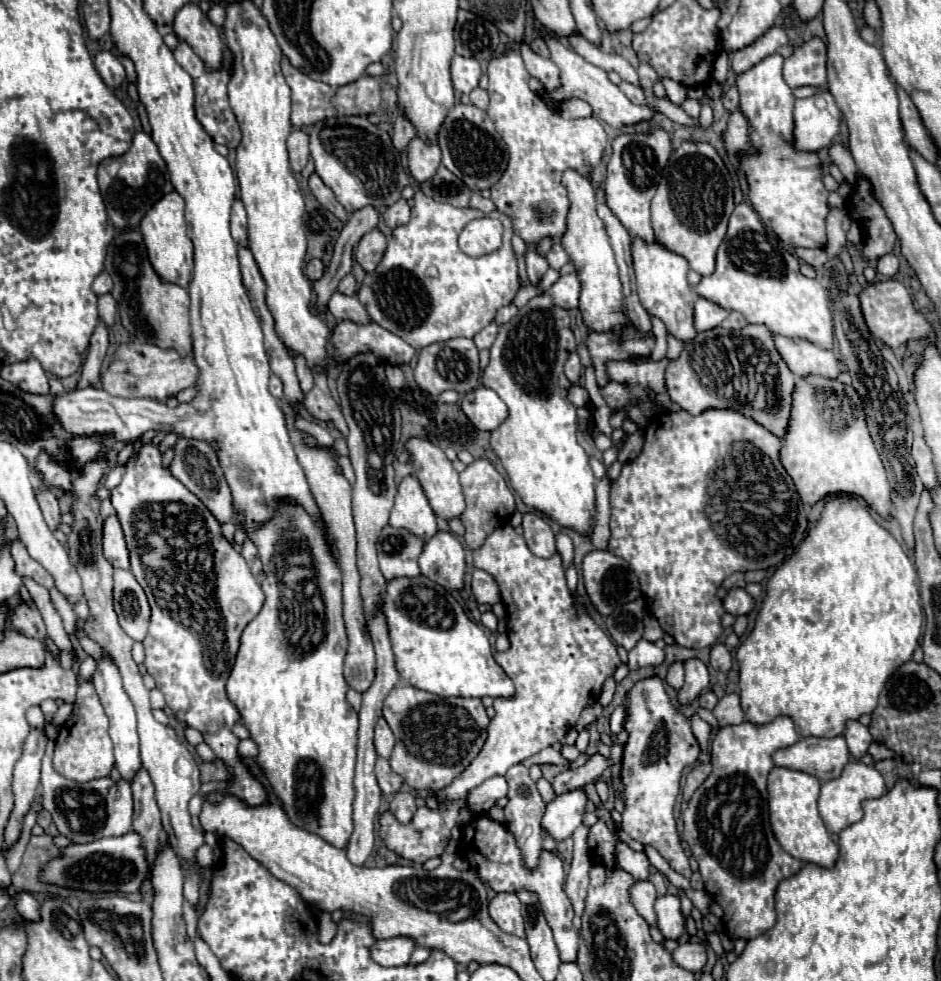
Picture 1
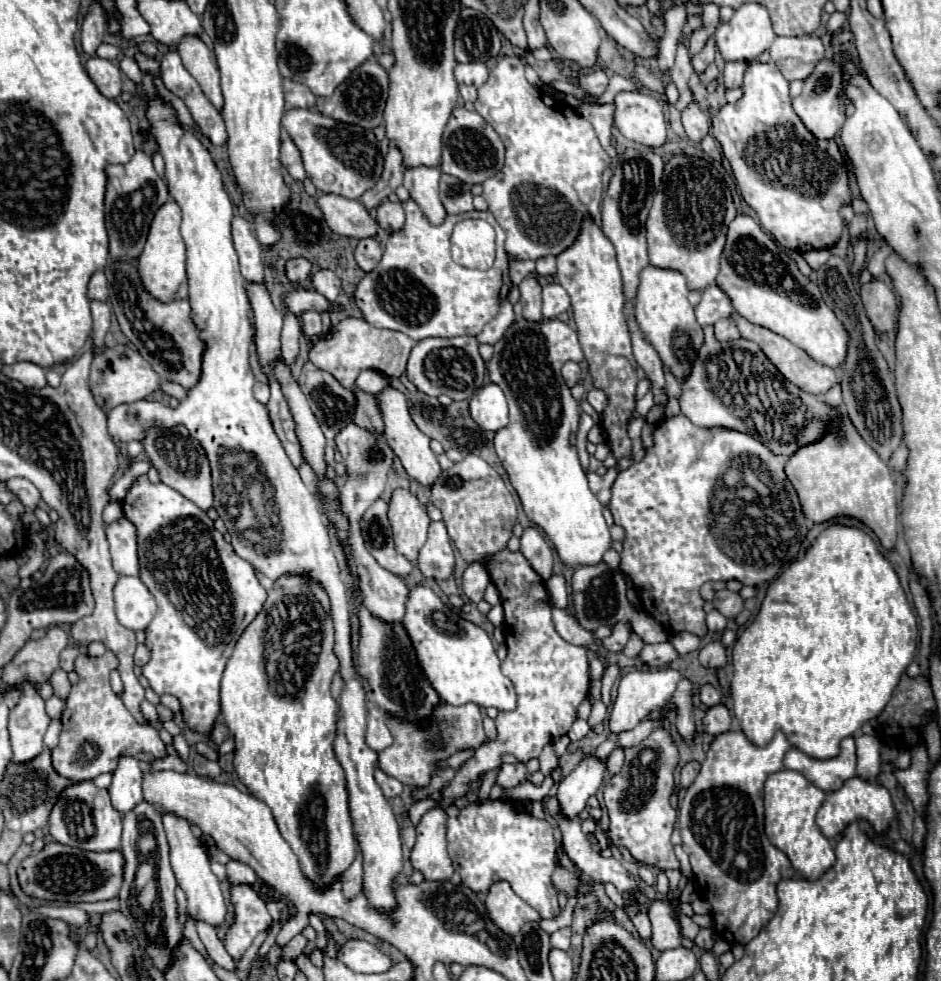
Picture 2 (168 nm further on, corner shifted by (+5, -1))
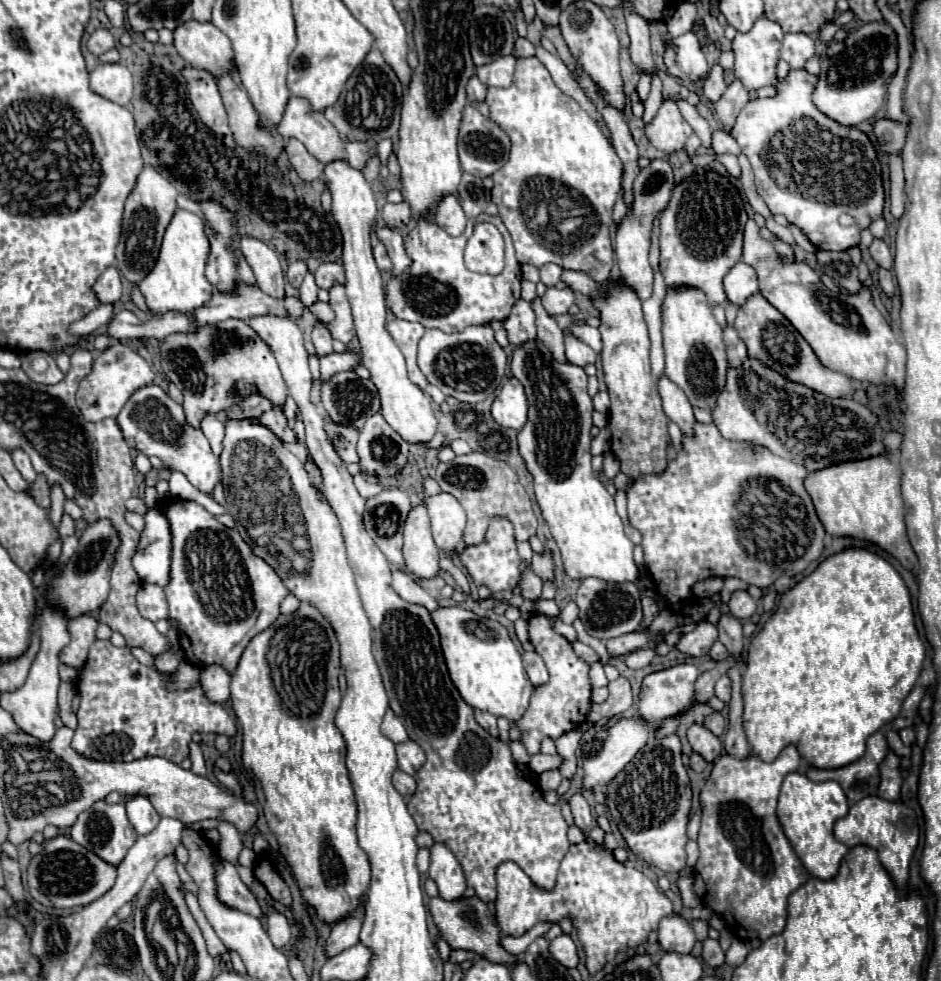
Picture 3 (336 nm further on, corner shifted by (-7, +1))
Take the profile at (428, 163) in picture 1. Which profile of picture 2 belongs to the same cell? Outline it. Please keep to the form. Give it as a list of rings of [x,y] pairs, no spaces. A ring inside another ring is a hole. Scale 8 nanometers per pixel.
[[[408,167],[404,171],[404,187],[410,191],[410,197],[422,207],[430,223],[440,225],[444,221],[446,209],[440,203],[438,197],[438,181],[440,181],[440,169],[438,167]]]

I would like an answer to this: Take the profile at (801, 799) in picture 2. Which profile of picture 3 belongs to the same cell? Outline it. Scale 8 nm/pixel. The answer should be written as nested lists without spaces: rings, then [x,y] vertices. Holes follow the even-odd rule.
[[[802,773],[786,775],[778,799],[778,819],[794,853],[798,855],[798,859],[802,861],[802,865],[808,869],[810,875],[818,879],[832,879],[838,873],[840,863],[848,853],[848,847],[836,841],[832,827],[838,819],[846,817],[846,813],[848,813],[848,799],[836,781],[816,783]]]

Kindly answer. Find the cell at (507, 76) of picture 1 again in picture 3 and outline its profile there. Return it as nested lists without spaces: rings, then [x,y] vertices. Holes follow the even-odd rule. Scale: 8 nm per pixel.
[[[536,57],[518,59],[514,81],[508,89],[488,87],[486,105],[490,109],[490,119],[500,125],[512,141],[508,163],[492,175],[492,201],[512,235],[518,261],[534,267],[556,263],[562,265],[562,269],[580,271],[596,283],[606,283],[614,265],[610,217],[622,189],[622,163],[596,121],[572,97],[554,85],[548,69]]]

